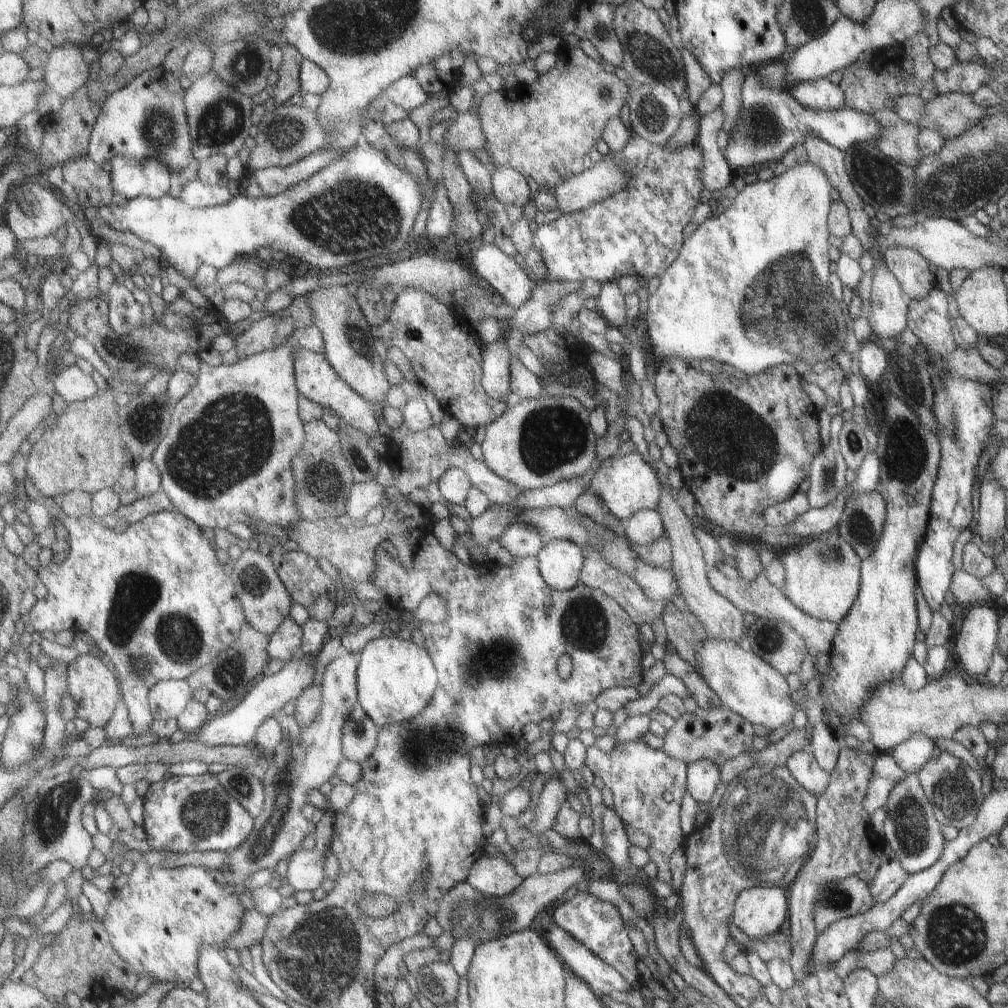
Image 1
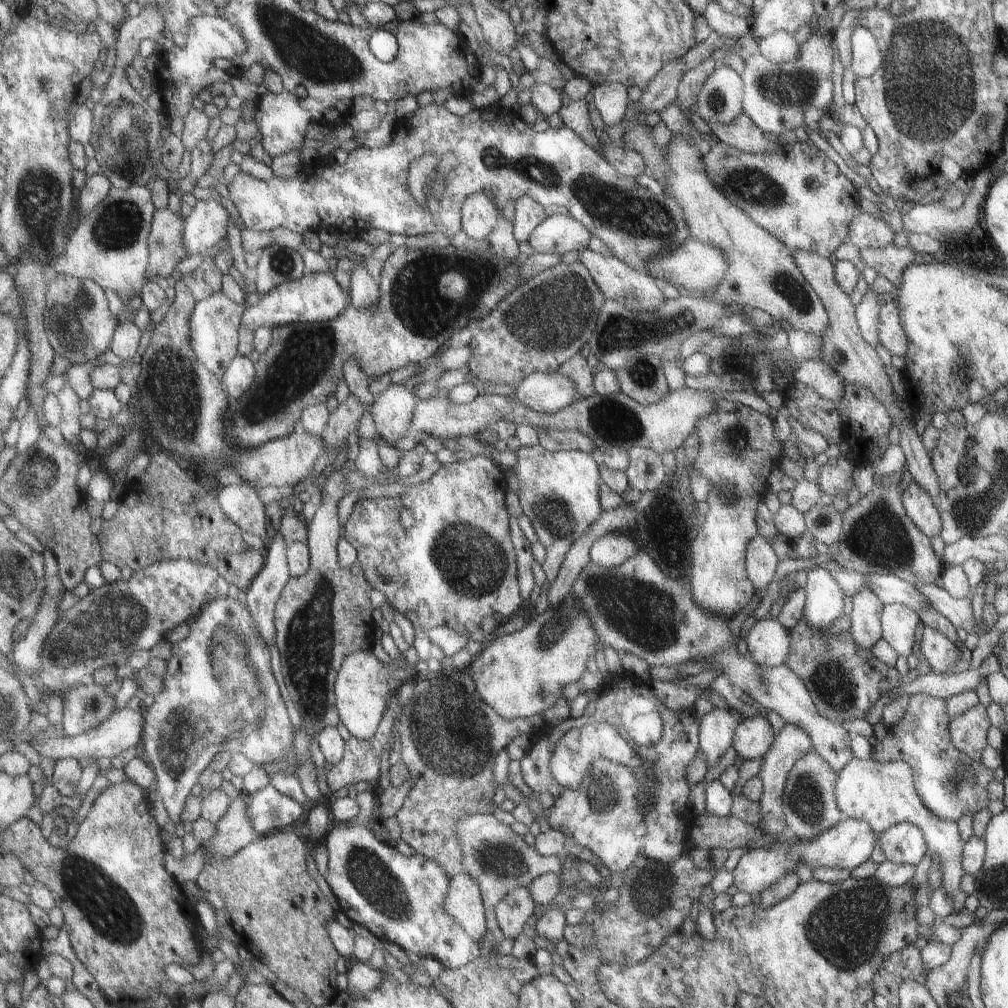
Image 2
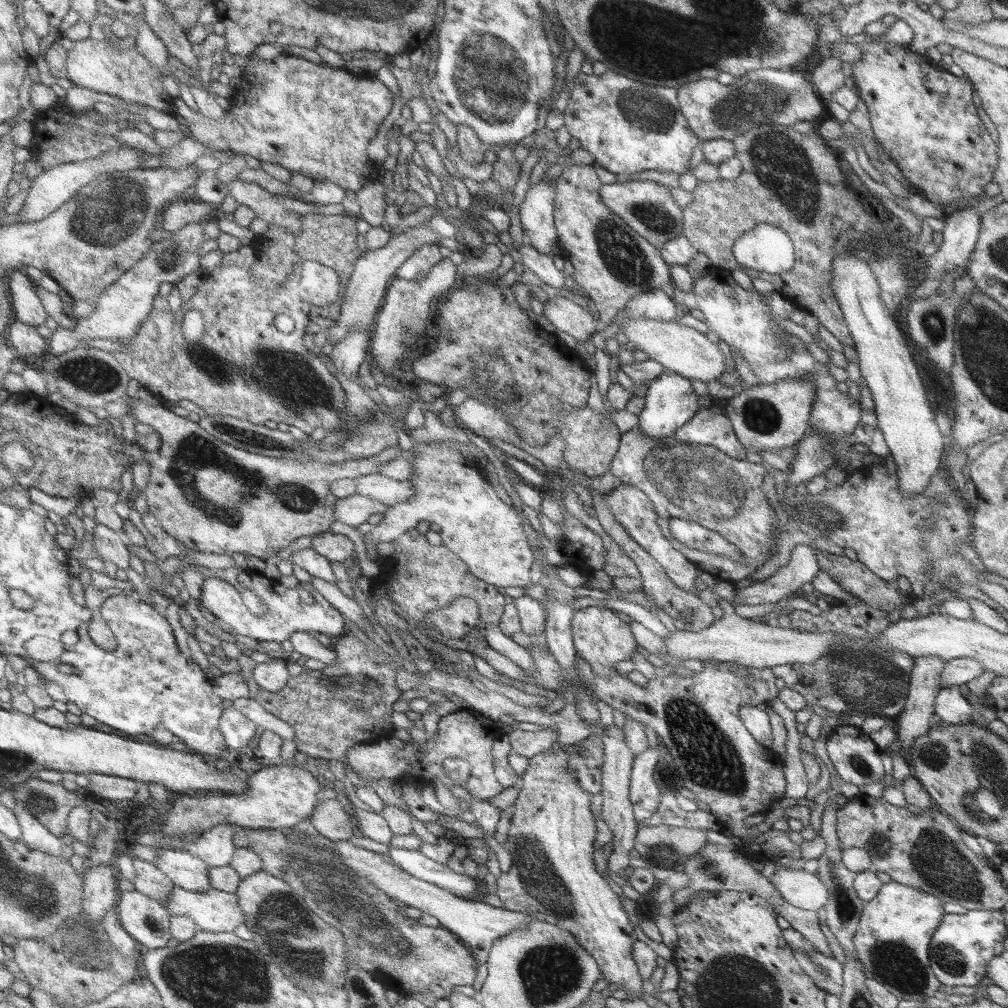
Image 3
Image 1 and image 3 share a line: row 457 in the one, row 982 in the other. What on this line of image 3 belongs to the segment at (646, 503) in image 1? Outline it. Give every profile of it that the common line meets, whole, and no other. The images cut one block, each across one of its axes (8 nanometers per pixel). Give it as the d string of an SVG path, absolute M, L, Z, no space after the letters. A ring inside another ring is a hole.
M557 746L554 748L554 752L551 754L541 752L535 754L531 759L529 759L529 766L527 766L527 769L523 772L521 779L519 779L520 788L518 789L517 797L512 806L507 838L502 845L504 849L507 850L511 858L511 868L506 874L500 873L499 877L496 879L495 884L497 884L497 890L495 891L495 896L497 896L501 903L503 903L503 909L509 909L514 912L523 912L529 917L540 917L541 919L544 915L554 916L558 922L560 922L559 927L571 933L571 935L575 937L575 941L577 941L577 943L585 949L585 952L589 953L589 955L593 957L593 960L595 960L597 966L599 967L599 978L607 981L611 988L624 990L629 995L627 1001L641 999L640 994L643 992L641 989L642 980L639 976L637 966L635 966L635 962L633 962L633 958L631 958L631 943L633 943L636 939L635 933L633 932L633 925L631 925L625 910L619 903L617 895L611 890L609 885L607 885L605 879L597 874L593 864L592 851L596 830L595 819L589 809L592 795L587 794L587 792L583 792L583 790L577 786L574 779L566 772L565 756L563 751Z

